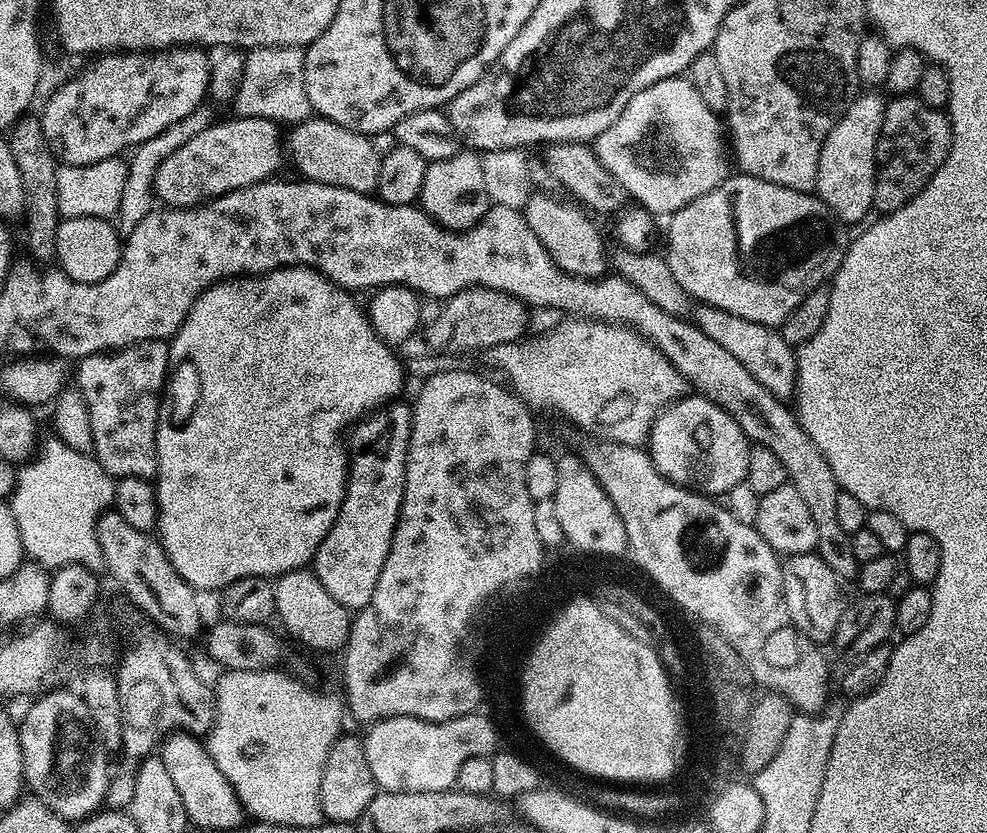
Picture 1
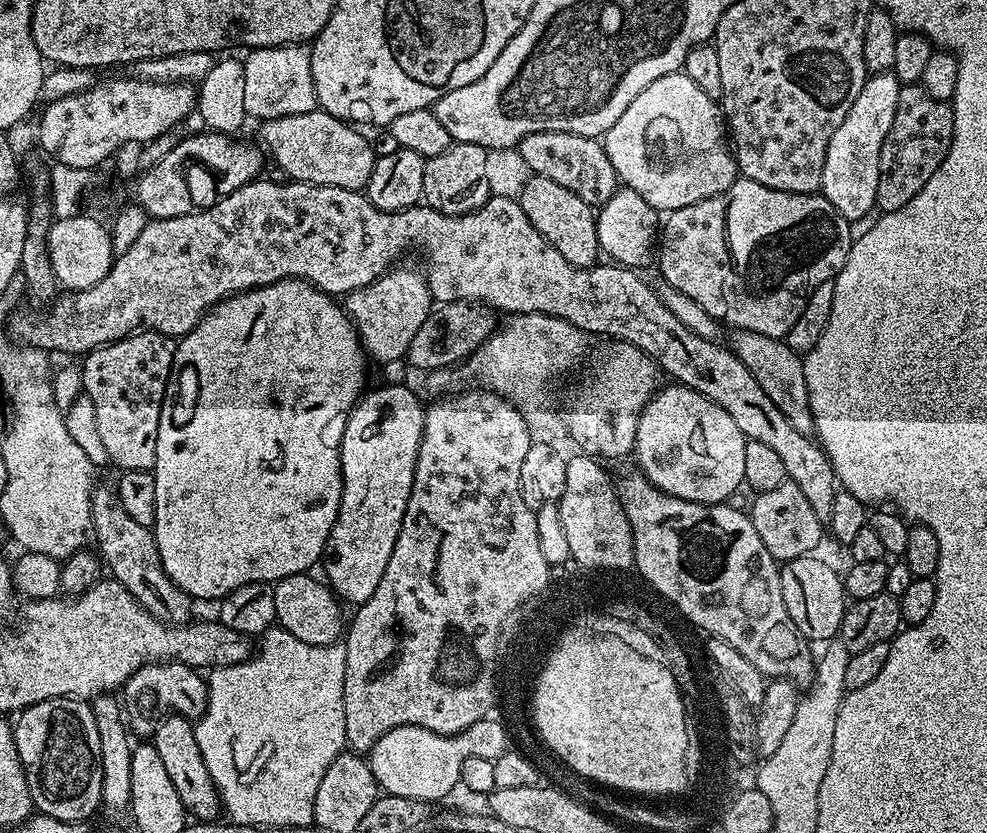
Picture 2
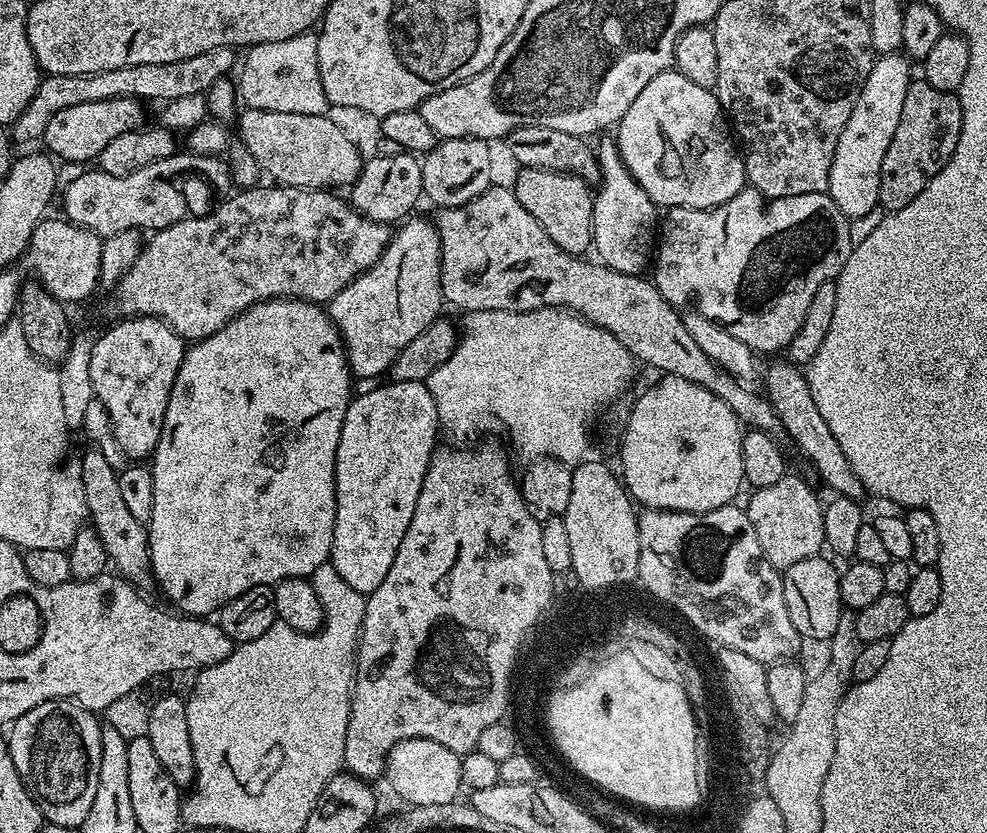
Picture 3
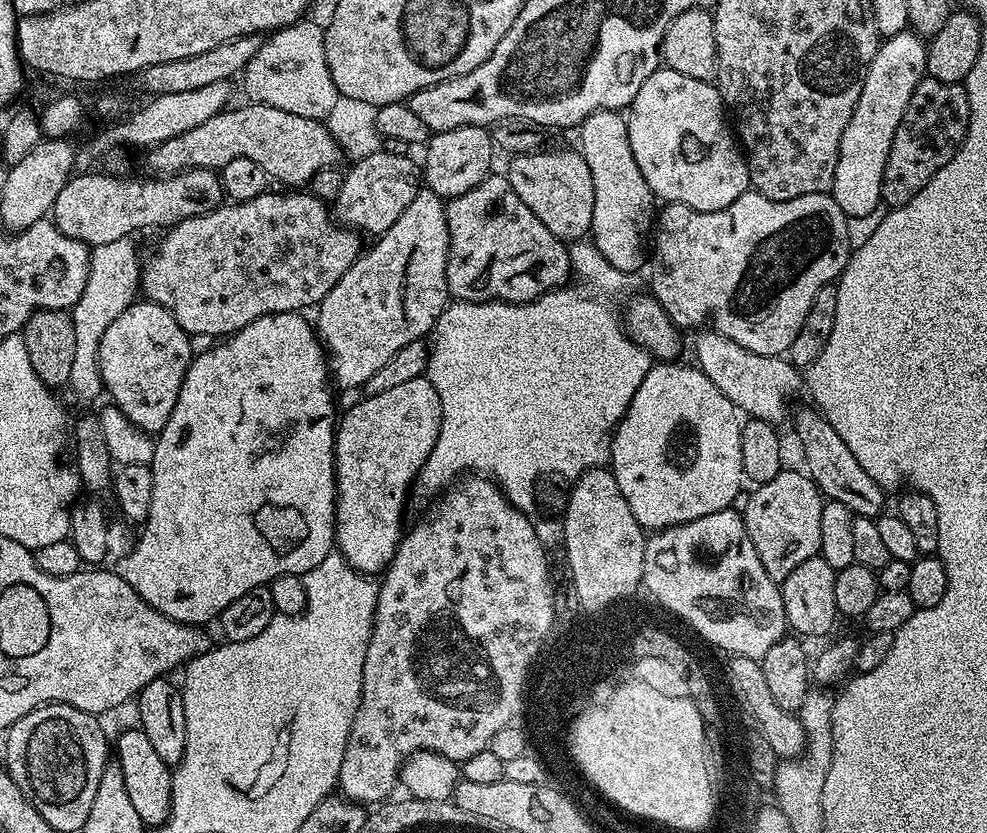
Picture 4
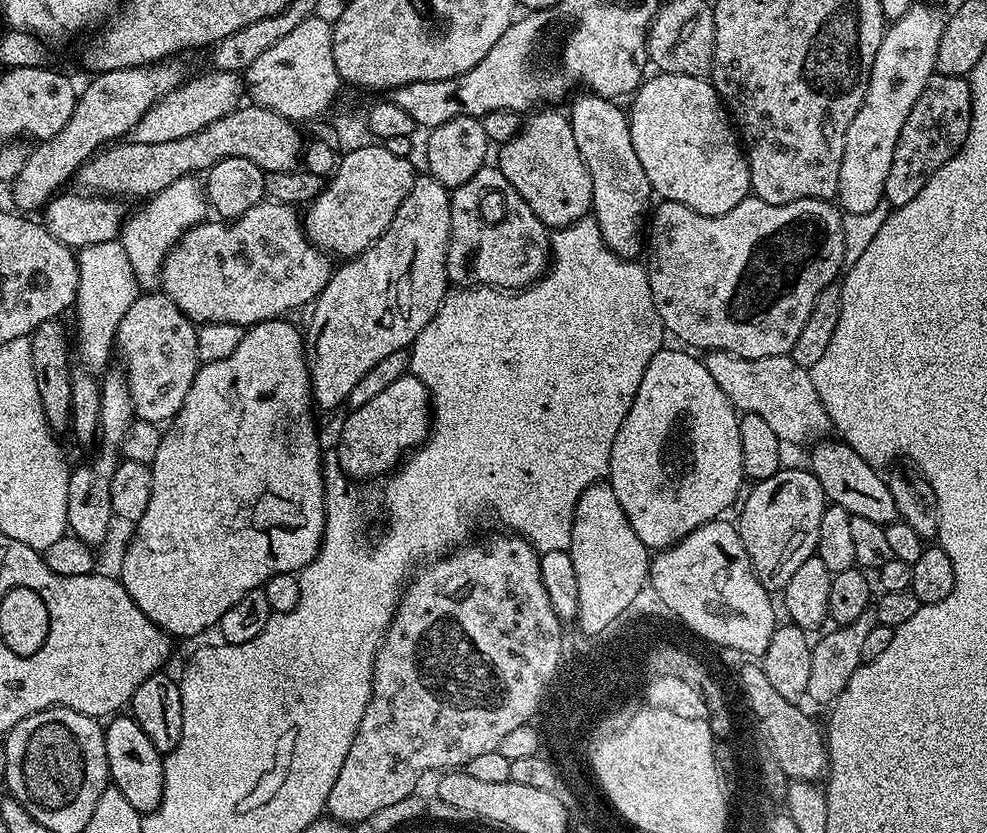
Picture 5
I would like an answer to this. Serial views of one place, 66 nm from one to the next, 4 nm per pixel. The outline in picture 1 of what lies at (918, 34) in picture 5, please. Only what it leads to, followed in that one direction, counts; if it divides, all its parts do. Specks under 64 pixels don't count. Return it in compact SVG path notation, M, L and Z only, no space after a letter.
M872 90L857 95L852 105L842 114L842 118L838 118L834 130L830 130L822 146L822 154L818 158L815 195L819 196L820 201L845 225L858 222L864 214L873 209L876 147L886 103L885 97L876 95L880 94Z

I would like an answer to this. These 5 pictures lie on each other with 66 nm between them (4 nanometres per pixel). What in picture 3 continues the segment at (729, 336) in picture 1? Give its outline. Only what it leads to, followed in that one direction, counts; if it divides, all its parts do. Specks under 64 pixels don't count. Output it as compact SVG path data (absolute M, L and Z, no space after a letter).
M781 358L776 360L764 372L764 388L772 409L780 419L780 427L794 443L800 447L800 452L812 463L814 471L820 475L820 480L838 496L845 496L851 500L860 500L865 495L862 482L858 474L846 462L846 454L842 454L842 446L838 446L838 440L834 434L830 434L830 426L826 426L826 418L822 418L818 406L812 397L812 386L807 375L804 376L797 365Z

